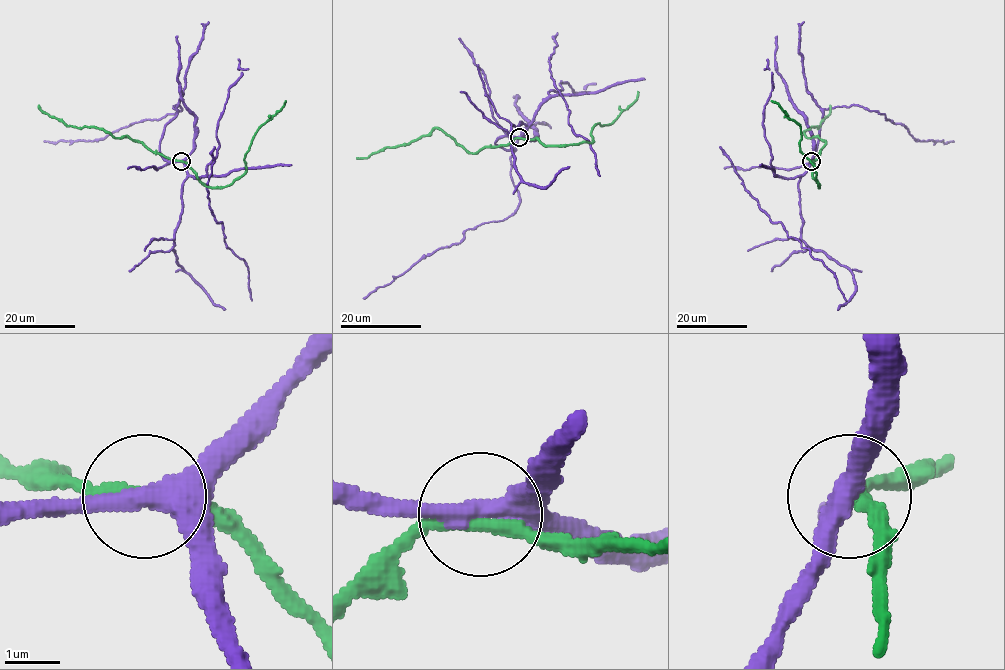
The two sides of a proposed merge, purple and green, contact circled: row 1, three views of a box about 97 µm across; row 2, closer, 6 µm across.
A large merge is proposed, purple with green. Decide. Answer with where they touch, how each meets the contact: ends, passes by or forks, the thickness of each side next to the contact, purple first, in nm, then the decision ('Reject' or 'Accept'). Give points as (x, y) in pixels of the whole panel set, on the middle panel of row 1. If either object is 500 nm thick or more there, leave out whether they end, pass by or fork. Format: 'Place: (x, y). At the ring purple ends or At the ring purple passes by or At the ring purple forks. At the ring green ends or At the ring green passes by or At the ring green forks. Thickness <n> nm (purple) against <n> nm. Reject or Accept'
Place: (519, 137). At the ring purple forks. At the ring green passes by. Thickness 340 nm (purple) against 260 nm. Reject

